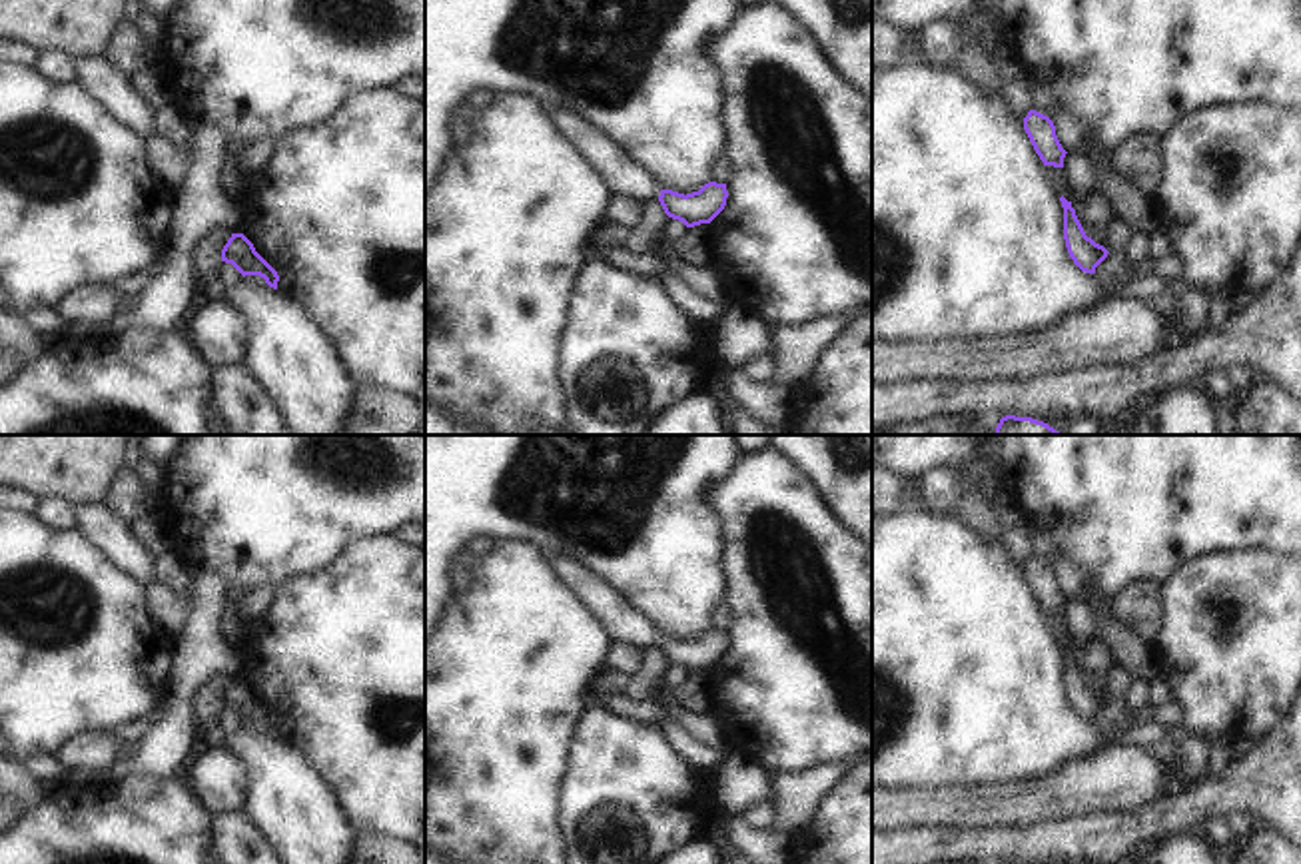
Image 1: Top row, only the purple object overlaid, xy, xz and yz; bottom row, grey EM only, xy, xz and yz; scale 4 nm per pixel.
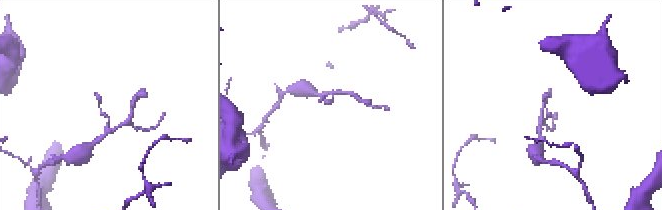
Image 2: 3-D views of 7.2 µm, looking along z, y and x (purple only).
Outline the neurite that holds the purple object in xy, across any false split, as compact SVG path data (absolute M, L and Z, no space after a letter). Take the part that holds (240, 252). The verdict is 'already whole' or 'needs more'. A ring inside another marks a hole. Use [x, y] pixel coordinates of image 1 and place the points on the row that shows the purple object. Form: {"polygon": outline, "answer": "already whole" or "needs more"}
{"polygon": "M231 233L221 249L221 261L231 263L243 277L259 275L269 287L277 289L277 271L255 251L243 233Z", "answer": "already whole"}

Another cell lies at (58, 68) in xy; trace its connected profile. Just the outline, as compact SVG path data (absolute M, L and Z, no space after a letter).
M36 50L32 70L56 86L76 82L76 68L68 54L56 50Z

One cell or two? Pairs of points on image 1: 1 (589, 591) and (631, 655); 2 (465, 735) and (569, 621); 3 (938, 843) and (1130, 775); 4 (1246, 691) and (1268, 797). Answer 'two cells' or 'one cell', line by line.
1: two cells
2: one cell
3: two cells
4: two cells

